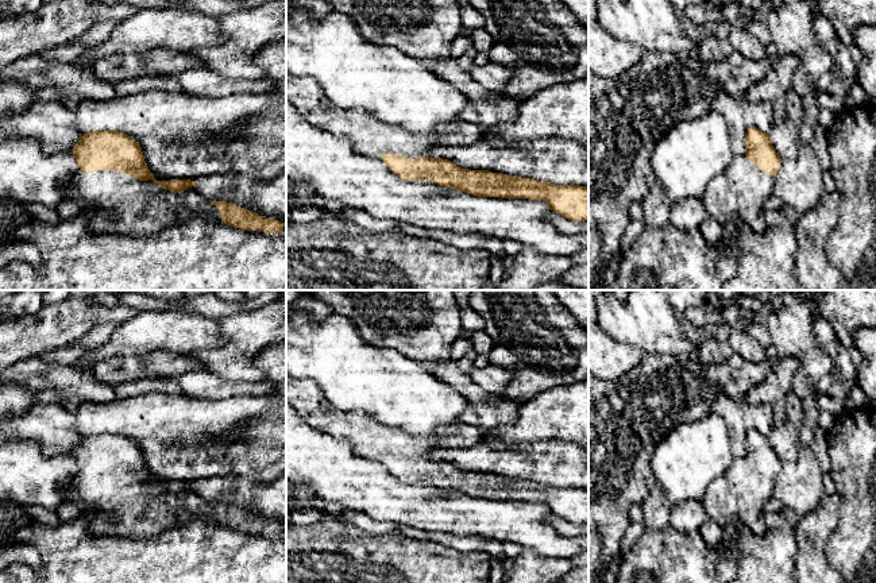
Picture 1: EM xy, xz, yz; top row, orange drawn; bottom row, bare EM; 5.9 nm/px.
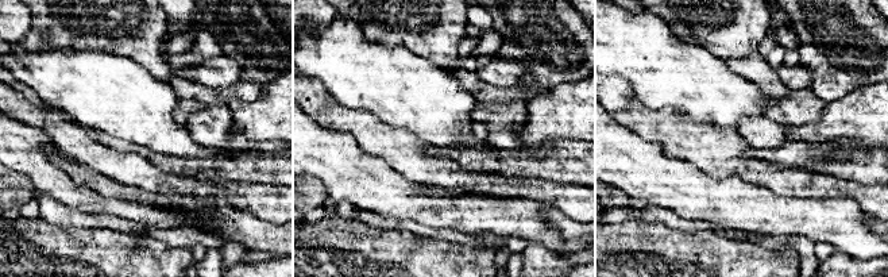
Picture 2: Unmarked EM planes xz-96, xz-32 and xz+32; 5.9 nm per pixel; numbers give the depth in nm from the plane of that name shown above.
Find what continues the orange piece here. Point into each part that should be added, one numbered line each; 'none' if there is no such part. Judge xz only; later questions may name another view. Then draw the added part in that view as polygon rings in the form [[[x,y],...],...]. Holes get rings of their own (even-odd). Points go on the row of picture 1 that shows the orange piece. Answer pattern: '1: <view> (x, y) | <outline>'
1: xz (369, 136) | [[[286,72],[286,99],[304,120],[336,138],[347,139],[355,152],[367,158],[382,162],[381,157],[391,151],[414,159],[431,157],[431,148],[435,147],[425,138],[385,124],[367,111],[337,108],[312,77]]]

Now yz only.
1: yz (738, 195) | [[[734,155],[728,170],[714,178],[703,193],[702,201],[709,216],[714,217],[723,229],[722,240],[728,246],[736,244],[737,221],[748,224],[755,232],[767,228],[763,217],[764,204],[772,196],[775,177],[759,170],[746,155]]]

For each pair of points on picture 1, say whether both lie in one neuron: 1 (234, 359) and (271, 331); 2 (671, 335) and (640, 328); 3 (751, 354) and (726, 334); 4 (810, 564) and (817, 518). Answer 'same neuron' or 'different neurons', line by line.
1: same neuron
2: same neuron
3: same neuron
4: same neuron

